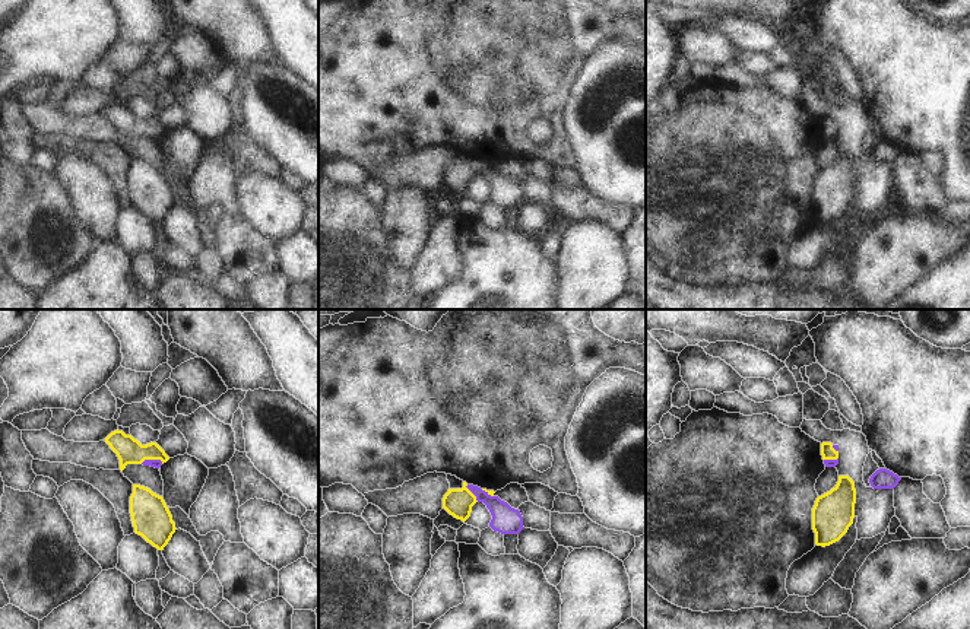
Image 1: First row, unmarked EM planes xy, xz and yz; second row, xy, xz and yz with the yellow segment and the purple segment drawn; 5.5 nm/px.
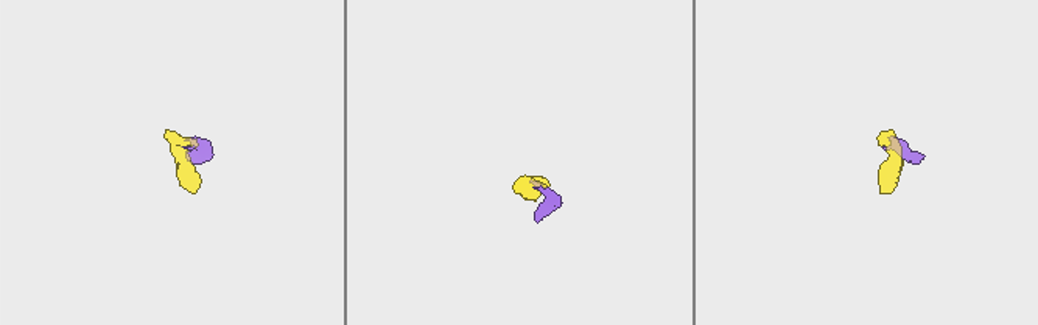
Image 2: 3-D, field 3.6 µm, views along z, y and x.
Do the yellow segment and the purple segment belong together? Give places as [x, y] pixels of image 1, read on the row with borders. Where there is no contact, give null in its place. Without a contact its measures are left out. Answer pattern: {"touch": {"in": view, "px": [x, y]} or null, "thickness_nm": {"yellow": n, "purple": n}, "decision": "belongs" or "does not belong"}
{"touch": {"in": "xy", "px": [151, 458]}, "thickness_nm": {"yellow": 140, "purple": 50}, "decision": "belongs"}

